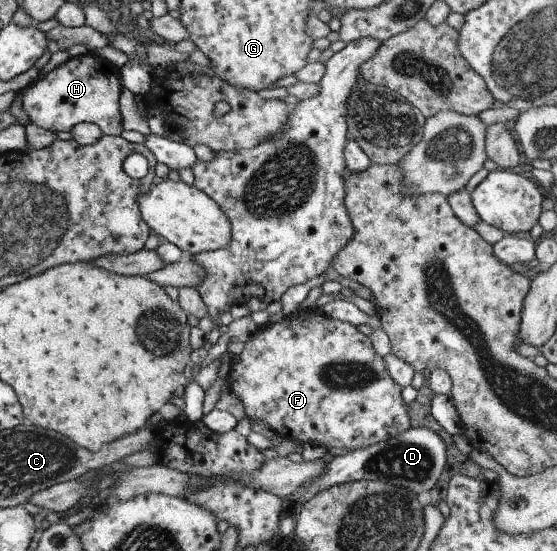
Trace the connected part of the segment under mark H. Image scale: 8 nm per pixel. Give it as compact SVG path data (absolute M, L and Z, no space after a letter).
M89 52L83 56L69 57L43 78L28 85L23 88L25 92L21 93L21 106L34 126L55 133L69 133L76 124L88 122L95 124L102 135L117 137L121 133L120 70L104 58Z

